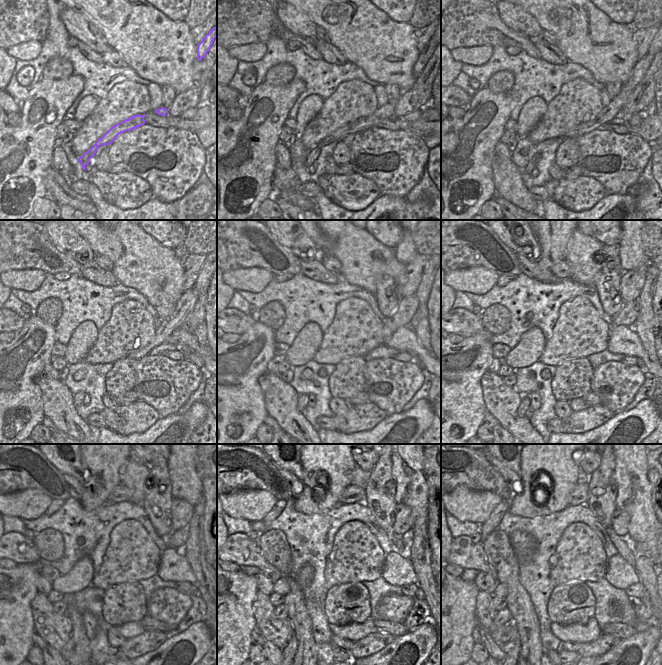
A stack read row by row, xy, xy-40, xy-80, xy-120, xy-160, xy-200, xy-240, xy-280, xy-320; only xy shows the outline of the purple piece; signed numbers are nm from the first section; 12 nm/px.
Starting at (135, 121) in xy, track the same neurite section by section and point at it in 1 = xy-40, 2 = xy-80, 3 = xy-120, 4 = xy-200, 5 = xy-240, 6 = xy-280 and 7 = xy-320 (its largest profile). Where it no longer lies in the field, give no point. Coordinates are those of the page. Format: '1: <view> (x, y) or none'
1: xy-40 (386, 111)
2: xy-80 (610, 111)
3: xy-120 (184, 306)
4: xy-200 (629, 311)
5: xy-240 (177, 538)
6: xy-280 (291, 647)
7: xy-320 (513, 647)

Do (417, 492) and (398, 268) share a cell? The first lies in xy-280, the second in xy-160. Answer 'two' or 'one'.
two

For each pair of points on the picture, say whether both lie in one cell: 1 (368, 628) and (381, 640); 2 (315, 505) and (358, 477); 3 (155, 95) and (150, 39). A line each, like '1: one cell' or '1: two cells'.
1: two cells
2: two cells
3: two cells

